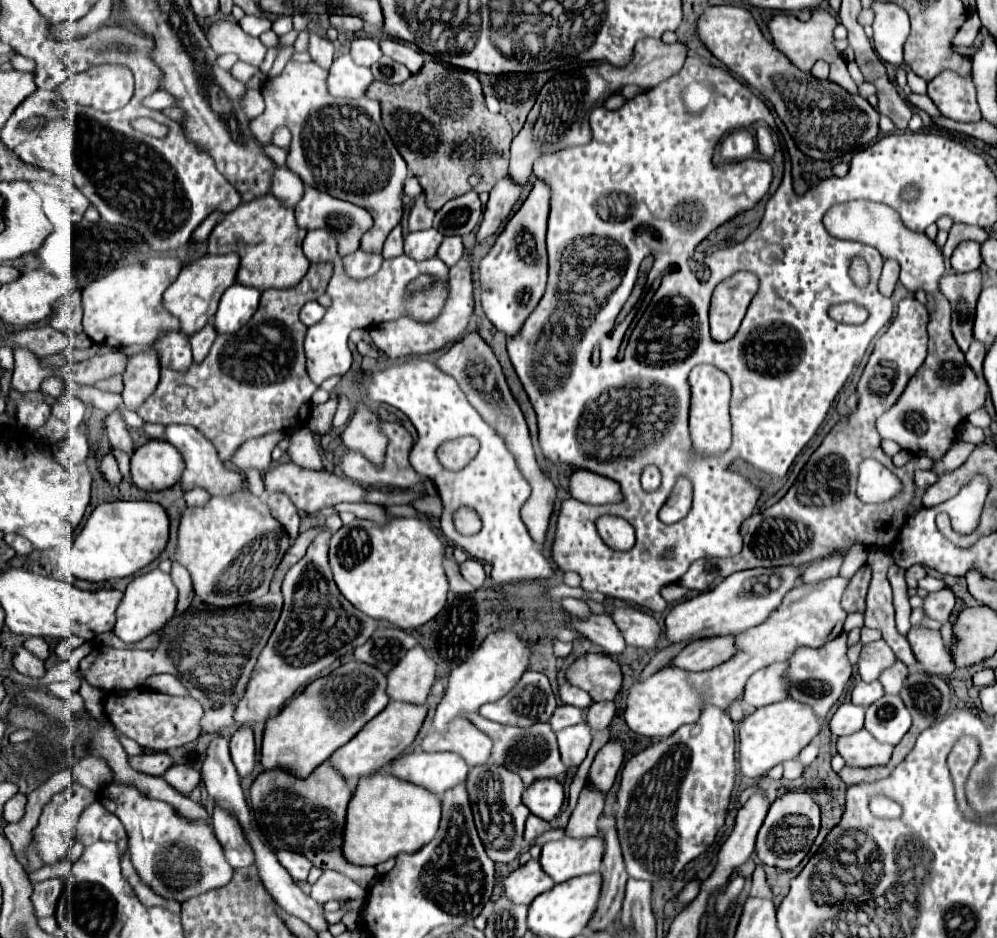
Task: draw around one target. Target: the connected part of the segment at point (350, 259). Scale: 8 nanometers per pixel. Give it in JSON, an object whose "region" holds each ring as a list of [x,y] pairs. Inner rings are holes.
{"region":[[[357,250],[353,254],[347,254],[343,258],[343,266],[345,266],[345,272],[351,276],[351,278],[369,278],[373,276],[379,268],[381,268],[381,262],[383,262],[383,256],[379,252],[365,252],[365,250]]]}

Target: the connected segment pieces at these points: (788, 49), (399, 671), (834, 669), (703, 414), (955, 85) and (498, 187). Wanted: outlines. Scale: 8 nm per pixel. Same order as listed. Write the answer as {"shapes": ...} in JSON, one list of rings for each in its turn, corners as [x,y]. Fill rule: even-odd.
{"shapes":[[[[825,8],[813,10],[813,16],[811,16],[807,22],[801,22],[801,20],[797,20],[797,18],[791,16],[791,14],[777,14],[777,16],[773,16],[771,22],[767,24],[767,28],[769,28],[771,36],[773,36],[773,44],[775,44],[781,52],[785,52],[785,56],[791,58],[791,62],[793,62],[799,70],[809,72],[809,68],[813,68],[813,64],[815,64],[819,58],[823,58],[823,60],[827,60],[827,62],[835,62],[835,60],[837,60],[837,84],[839,84],[839,86],[845,86],[845,90],[849,90],[851,94],[857,94],[857,86],[855,86],[855,82],[851,80],[851,76],[849,76],[849,72],[847,72],[847,64],[845,64],[843,56],[841,56],[841,54],[833,48],[833,44],[831,44],[831,42],[833,42],[833,30],[835,30],[835,26],[837,26],[837,18],[835,18],[829,10],[825,10]]],[[[415,644],[405,658],[397,662],[387,674],[387,694],[391,700],[409,704],[425,704],[435,682],[437,662],[427,656],[421,644]]],[[[843,632],[833,642],[827,642],[827,646],[821,648],[797,648],[787,660],[783,678],[787,680],[789,698],[811,706],[813,712],[823,720],[851,678],[851,664],[847,660],[847,634]]],[[[695,366],[689,374],[691,386],[691,410],[689,410],[689,430],[693,446],[705,454],[717,454],[731,444],[731,420],[729,420],[729,398],[731,382],[725,372],[715,366]]],[[[943,70],[929,82],[929,98],[941,110],[943,116],[959,122],[981,120],[981,110],[977,104],[977,88],[973,76],[961,76],[953,70]]],[[[505,174],[501,180],[497,180],[497,184],[493,186],[493,190],[489,194],[489,202],[485,208],[483,222],[477,230],[479,242],[483,242],[485,238],[489,238],[491,234],[497,232],[501,222],[511,214],[515,202],[521,196],[521,190],[523,190],[523,186],[517,184],[513,178],[509,178],[509,174]]]]}

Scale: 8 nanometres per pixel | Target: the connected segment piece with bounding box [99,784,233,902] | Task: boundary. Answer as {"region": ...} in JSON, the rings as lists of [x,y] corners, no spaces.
{"region":[[[109,784],[99,792],[99,802],[123,822],[129,836],[131,862],[155,894],[185,902],[205,890],[225,886],[231,880],[233,868],[225,862],[221,844],[209,826],[201,826],[201,822],[199,826],[181,822],[181,818],[169,810],[167,802],[141,798],[141,794],[131,786]]]}

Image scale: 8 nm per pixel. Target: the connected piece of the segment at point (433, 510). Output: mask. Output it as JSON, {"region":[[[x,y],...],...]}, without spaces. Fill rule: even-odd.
{"region":[[[425,496],[425,498],[421,498],[421,500],[413,500],[411,506],[413,506],[415,510],[419,510],[419,512],[433,514],[433,516],[437,516],[437,518],[439,518],[439,514],[441,514],[441,500],[439,500],[437,496]]]}

